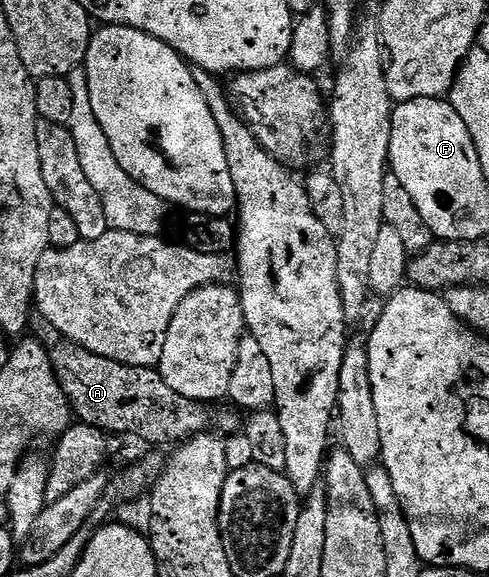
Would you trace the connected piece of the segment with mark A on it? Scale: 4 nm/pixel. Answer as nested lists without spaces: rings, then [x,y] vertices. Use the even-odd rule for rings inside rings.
[[[39,312],[33,313],[29,320],[29,333],[42,342],[50,358],[50,366],[58,378],[58,386],[62,386],[68,405],[79,423],[100,428],[106,434],[121,432],[124,436],[137,436],[148,444],[171,446],[179,446],[193,436],[205,435],[215,420],[215,431],[221,437],[229,438],[241,431],[242,416],[235,407],[227,406],[215,412],[211,403],[182,398],[182,394],[174,394],[174,390],[166,386],[156,368],[131,368],[110,358],[102,358],[67,340]]]

